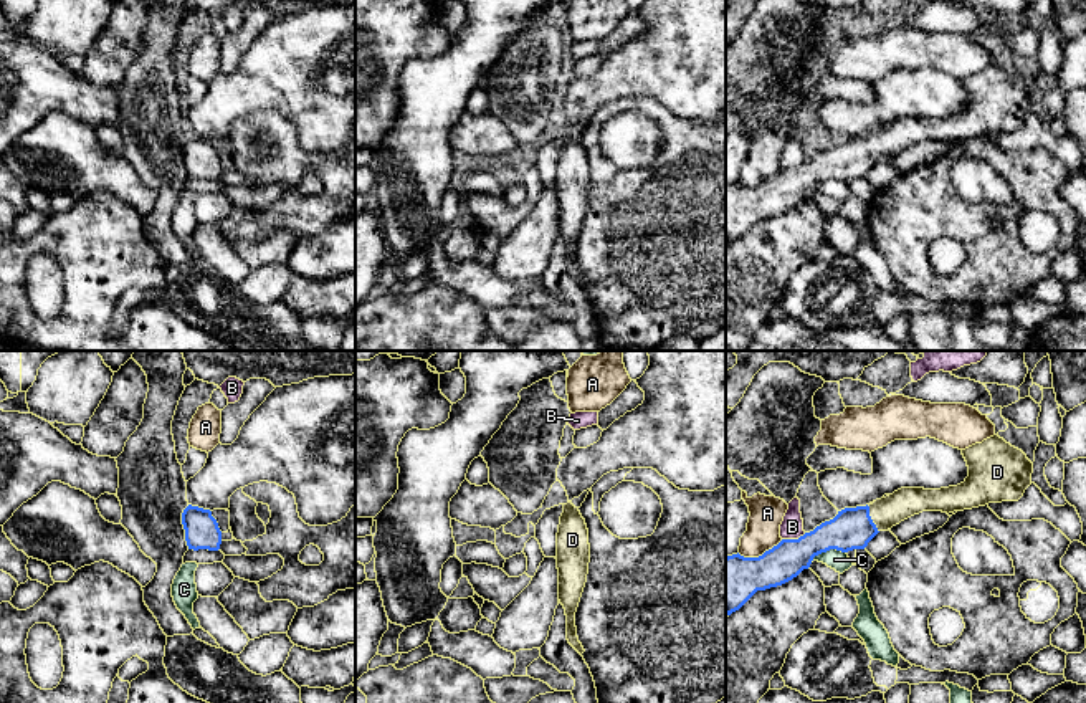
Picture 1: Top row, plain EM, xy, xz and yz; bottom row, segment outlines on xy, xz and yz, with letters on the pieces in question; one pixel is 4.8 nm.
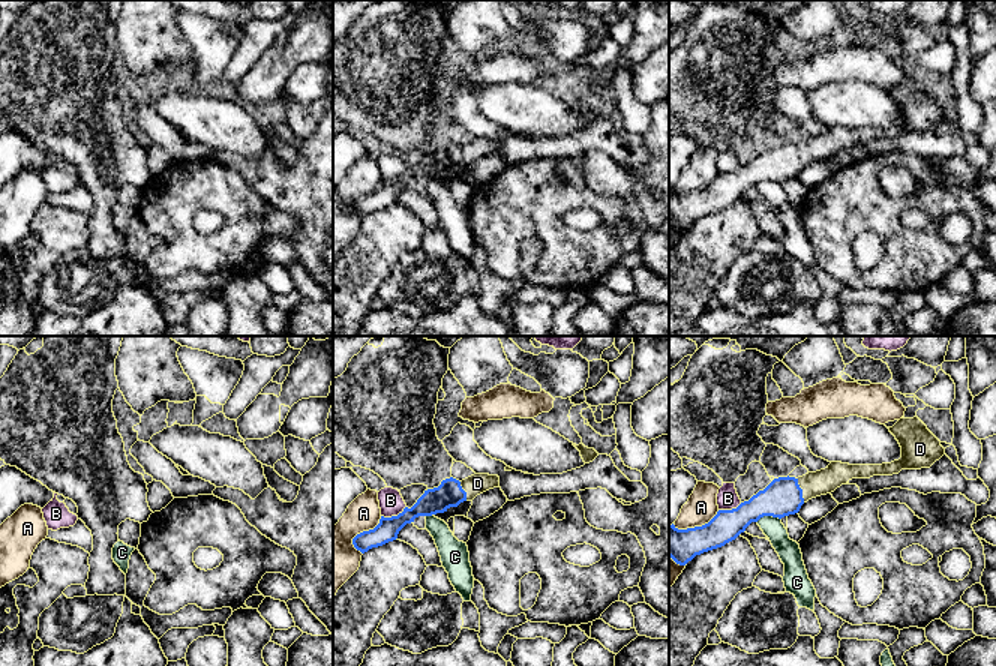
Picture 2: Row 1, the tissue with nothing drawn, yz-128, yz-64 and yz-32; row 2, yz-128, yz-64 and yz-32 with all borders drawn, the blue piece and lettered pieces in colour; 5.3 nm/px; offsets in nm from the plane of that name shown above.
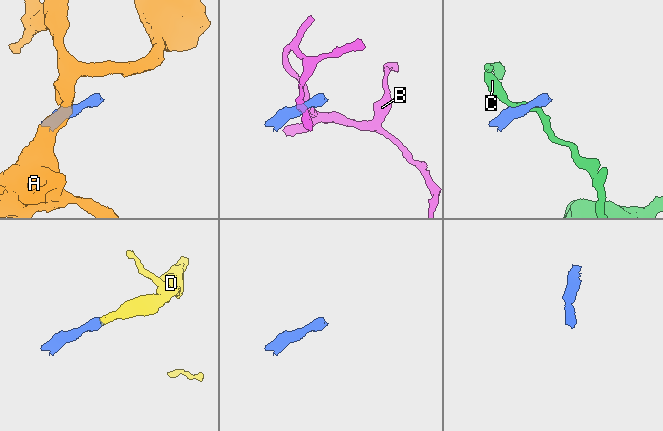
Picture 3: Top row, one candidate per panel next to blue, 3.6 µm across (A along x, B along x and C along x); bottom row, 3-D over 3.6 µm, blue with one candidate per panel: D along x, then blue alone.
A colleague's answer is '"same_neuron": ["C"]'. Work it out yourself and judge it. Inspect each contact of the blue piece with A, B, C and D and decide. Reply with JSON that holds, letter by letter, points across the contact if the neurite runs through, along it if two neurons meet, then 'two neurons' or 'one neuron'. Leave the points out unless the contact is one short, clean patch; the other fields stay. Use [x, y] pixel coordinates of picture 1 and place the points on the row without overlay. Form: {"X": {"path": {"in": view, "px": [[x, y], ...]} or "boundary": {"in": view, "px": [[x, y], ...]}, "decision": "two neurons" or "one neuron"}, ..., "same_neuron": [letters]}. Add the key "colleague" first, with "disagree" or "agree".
{"colleague": "disagree", "A": {"decision": "two neurons"}, "B": {"boundary": {"in": "yz", "px": [[805, 162], [797, 167], [782, 169]]}, "decision": "two neurons"}, "C": {"decision": "two neurons"}, "D": {"path": {"in": "yz", "px": [[852, 157], [871, 149], [888, 141]]}, "decision": "one neuron"}, "same_neuron": ["D"]}

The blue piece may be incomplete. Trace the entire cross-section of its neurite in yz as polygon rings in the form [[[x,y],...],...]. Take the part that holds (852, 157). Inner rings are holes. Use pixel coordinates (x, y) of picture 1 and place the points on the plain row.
[[[993,65],[962,84],[969,106],[941,119],[901,117],[873,134],[845,137],[798,169],[782,169],[759,187],[726,187],[726,243],[739,240],[757,220],[782,215],[808,198],[813,187],[836,179],[865,179],[879,162],[922,141],[954,142],[988,132],[1018,131],[1031,114],[1033,93]]]

